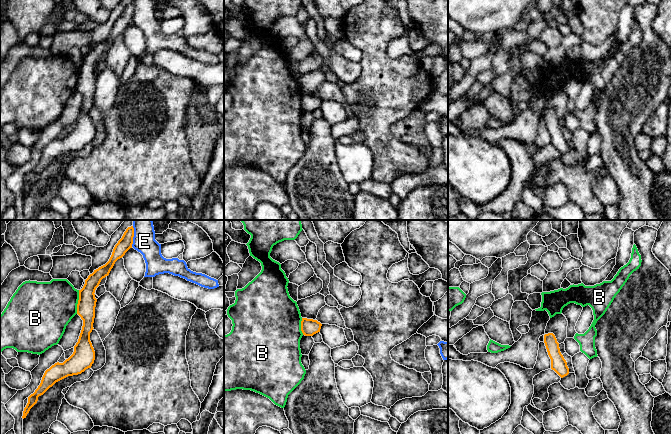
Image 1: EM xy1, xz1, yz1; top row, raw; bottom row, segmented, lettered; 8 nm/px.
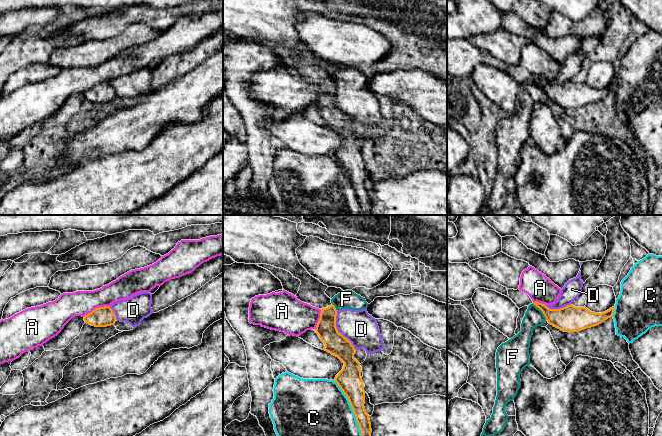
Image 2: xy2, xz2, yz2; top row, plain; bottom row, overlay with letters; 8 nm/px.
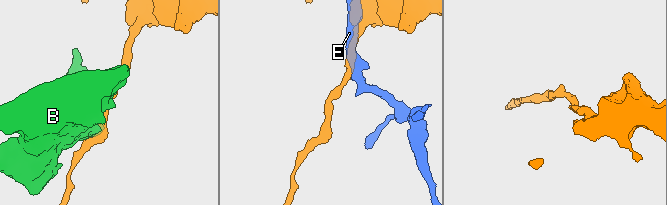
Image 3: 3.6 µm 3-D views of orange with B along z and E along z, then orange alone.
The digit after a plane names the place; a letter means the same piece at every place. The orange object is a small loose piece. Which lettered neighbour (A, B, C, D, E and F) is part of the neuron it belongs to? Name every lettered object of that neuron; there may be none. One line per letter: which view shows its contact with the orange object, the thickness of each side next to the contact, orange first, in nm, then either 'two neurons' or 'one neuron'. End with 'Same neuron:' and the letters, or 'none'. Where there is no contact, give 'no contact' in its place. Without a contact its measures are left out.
A: xy2 | 160/200 nm | two neurons
B: xy1 | 150/400 nm | two neurons
C: xz2 | 200/500 nm | two neurons
D: xz2 | 180/280 nm | two neurons
E: xy1 | 110/180 nm | two neurons
F: yz2 | 200/150 nm | two neurons
Same neuron: none

